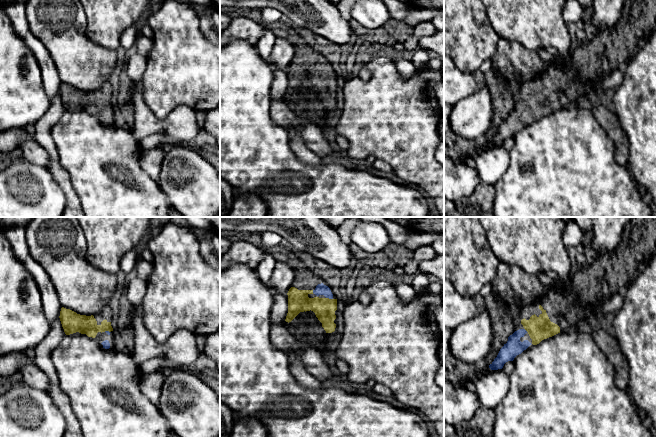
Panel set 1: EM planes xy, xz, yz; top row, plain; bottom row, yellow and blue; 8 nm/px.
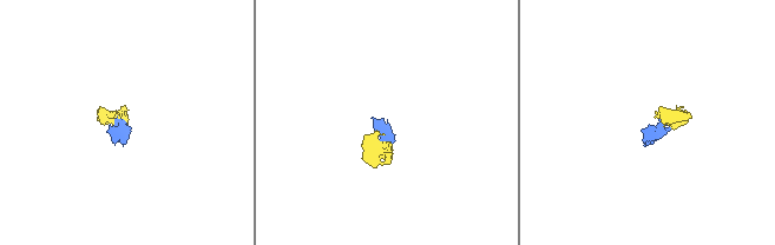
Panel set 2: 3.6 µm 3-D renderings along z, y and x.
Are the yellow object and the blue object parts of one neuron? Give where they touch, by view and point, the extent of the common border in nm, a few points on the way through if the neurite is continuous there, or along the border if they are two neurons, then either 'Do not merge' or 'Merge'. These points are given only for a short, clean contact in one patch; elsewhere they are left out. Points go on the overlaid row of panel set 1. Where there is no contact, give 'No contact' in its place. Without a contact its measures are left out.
Touches yellow at xz (328, 298). Shared border 60 nm. Path across: xz (298, 301), (323, 303), (328, 298), (321, 289). Merge

